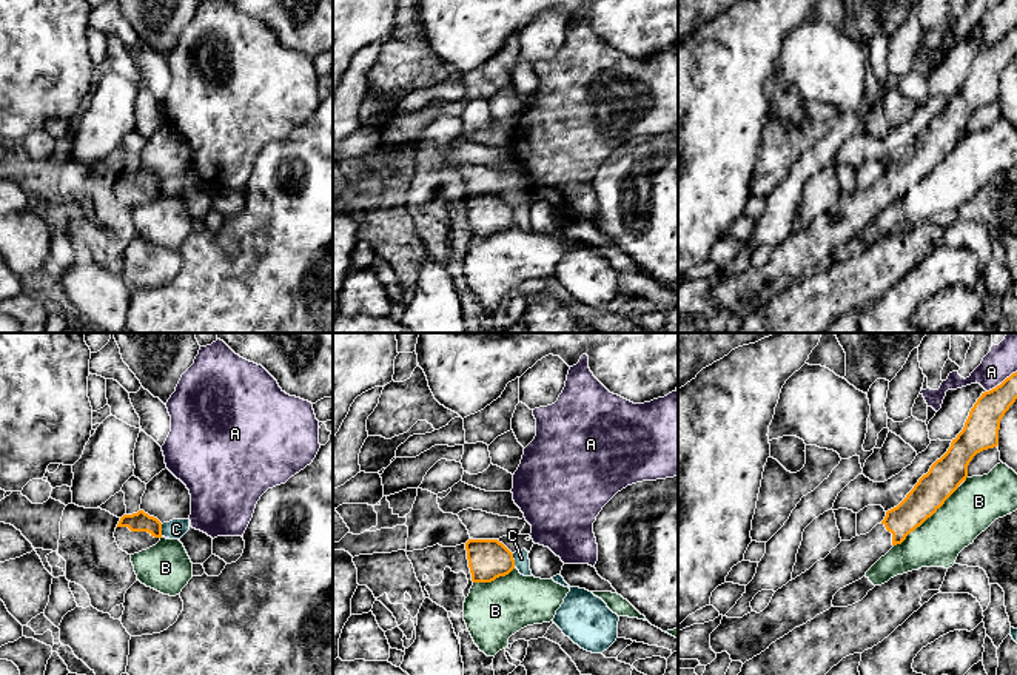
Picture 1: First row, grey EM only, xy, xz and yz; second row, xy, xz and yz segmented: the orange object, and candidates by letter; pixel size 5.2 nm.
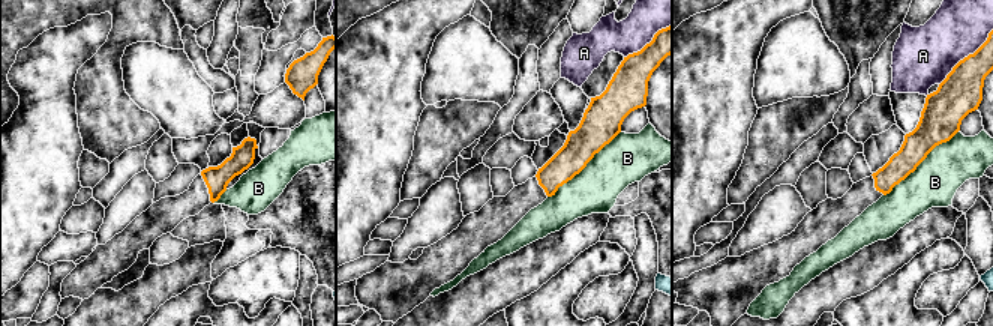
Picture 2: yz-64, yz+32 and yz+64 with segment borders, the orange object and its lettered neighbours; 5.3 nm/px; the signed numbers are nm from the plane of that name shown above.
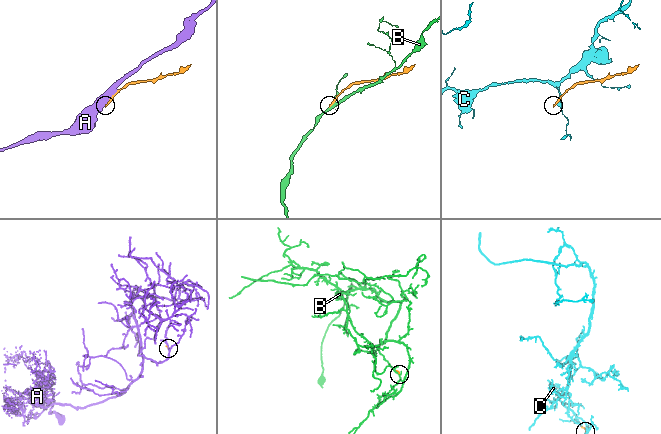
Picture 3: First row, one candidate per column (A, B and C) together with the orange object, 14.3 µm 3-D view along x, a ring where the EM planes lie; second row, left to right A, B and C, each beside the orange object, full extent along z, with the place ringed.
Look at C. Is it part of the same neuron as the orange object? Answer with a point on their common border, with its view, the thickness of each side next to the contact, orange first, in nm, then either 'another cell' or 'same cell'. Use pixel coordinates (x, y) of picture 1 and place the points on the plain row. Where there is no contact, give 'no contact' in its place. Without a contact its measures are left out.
meets orange in xz at (513, 214); 200 nm thick on the orange side, 80 nm on the other; another cell

